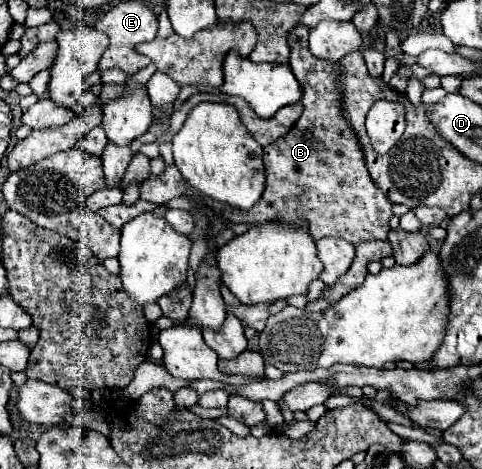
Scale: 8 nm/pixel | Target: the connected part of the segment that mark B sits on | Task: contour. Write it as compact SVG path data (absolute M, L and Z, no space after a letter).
M297 25L289 33L289 65L297 77L297 81L303 87L303 115L299 121L287 131L287 135L279 137L279 141L273 141L271 145L265 147L265 169L267 169L267 191L263 191L263 199L259 199L259 205L255 209L231 209L231 205L219 205L217 201L211 201L209 197L199 195L199 191L187 187L187 181L183 181L183 175L175 165L167 165L161 175L151 175L147 181L141 185L141 199L155 203L155 205L165 205L167 201L183 195L193 195L203 199L215 213L221 211L225 219L231 223L247 223L247 225L261 225L267 219L277 219L285 223L301 223L305 221L309 225L311 237L317 241L321 237L341 237L353 245L361 241L385 241L389 233L389 219L393 217L391 207L393 203L387 201L383 191L371 181L367 167L365 167L365 157L363 151L359 149L357 137L351 133L351 125L343 121L343 103L339 101L339 73L335 73L335 63L331 61L319 61L307 47L307 35L309 29L305 25Z

